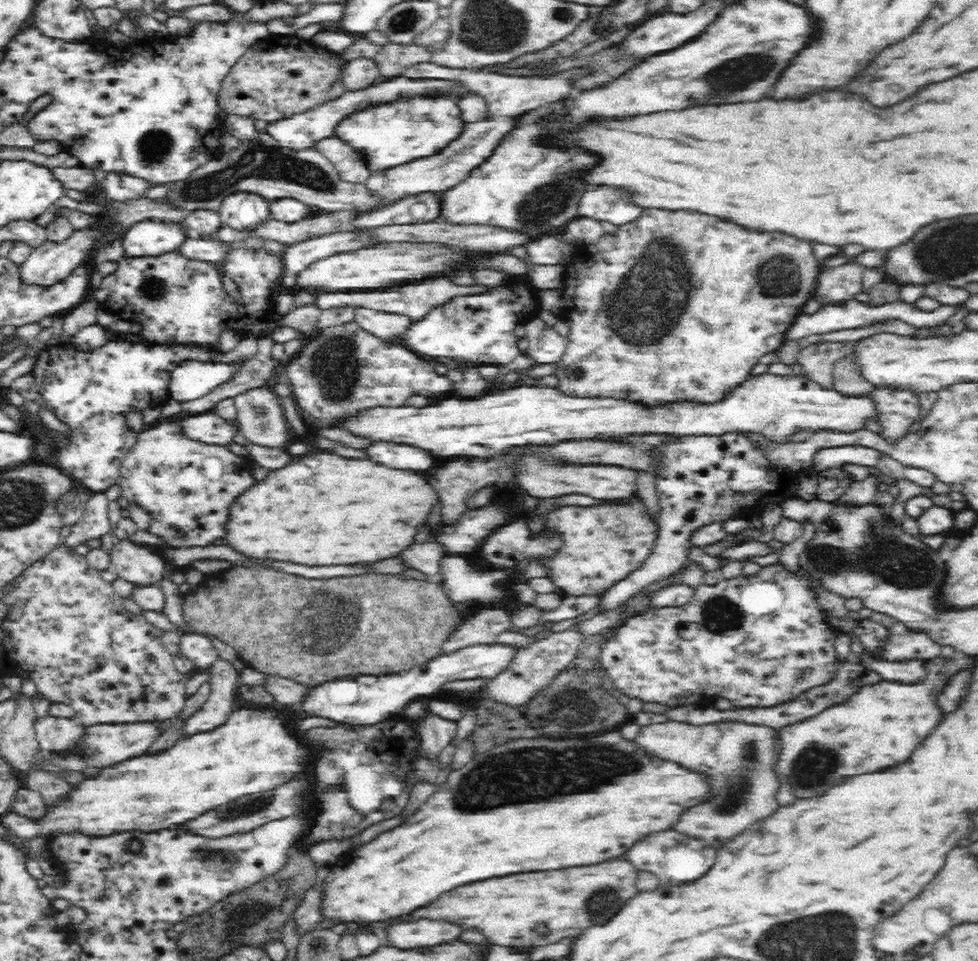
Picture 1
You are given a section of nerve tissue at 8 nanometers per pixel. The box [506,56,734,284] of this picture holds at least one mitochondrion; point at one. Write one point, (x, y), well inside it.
(549, 199)

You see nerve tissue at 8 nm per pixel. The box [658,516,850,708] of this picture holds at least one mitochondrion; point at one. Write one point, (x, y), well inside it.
(721, 614)

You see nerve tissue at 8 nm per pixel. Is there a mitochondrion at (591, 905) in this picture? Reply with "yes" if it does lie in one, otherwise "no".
yes

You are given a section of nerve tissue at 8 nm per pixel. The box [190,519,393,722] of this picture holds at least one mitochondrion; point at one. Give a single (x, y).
(326, 628)

